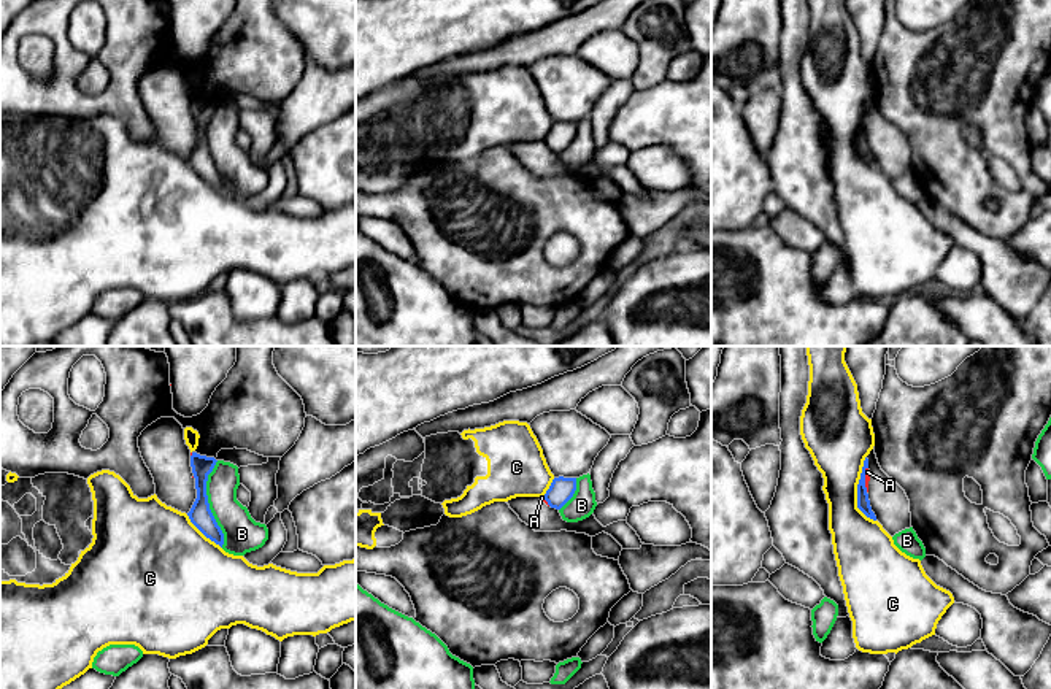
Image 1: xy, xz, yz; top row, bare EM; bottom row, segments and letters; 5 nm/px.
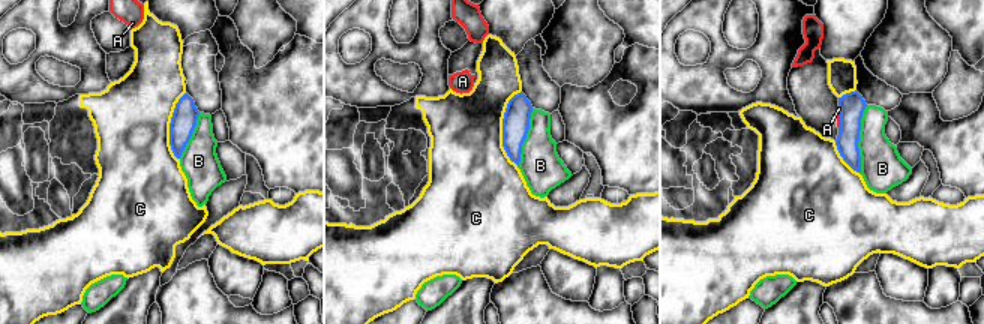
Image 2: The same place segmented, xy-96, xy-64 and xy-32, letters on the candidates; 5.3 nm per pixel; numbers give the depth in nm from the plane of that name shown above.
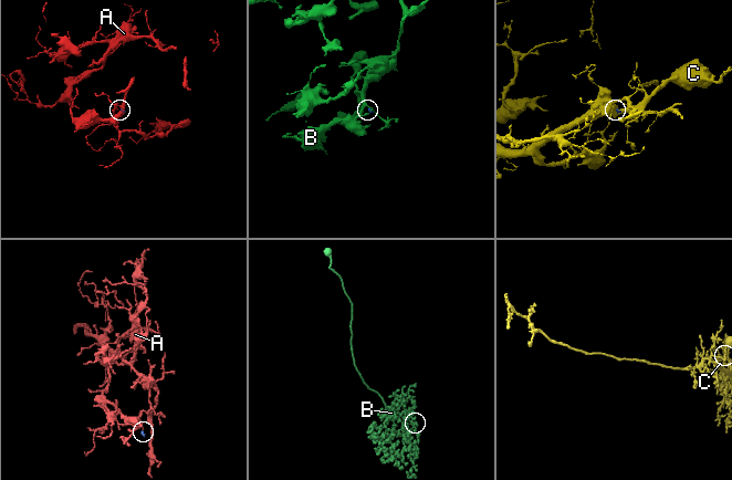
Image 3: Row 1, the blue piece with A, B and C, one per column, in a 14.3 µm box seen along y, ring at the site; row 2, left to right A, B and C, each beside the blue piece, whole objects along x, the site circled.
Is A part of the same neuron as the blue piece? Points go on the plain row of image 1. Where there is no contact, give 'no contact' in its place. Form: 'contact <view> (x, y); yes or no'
contact yz (864, 124); no

